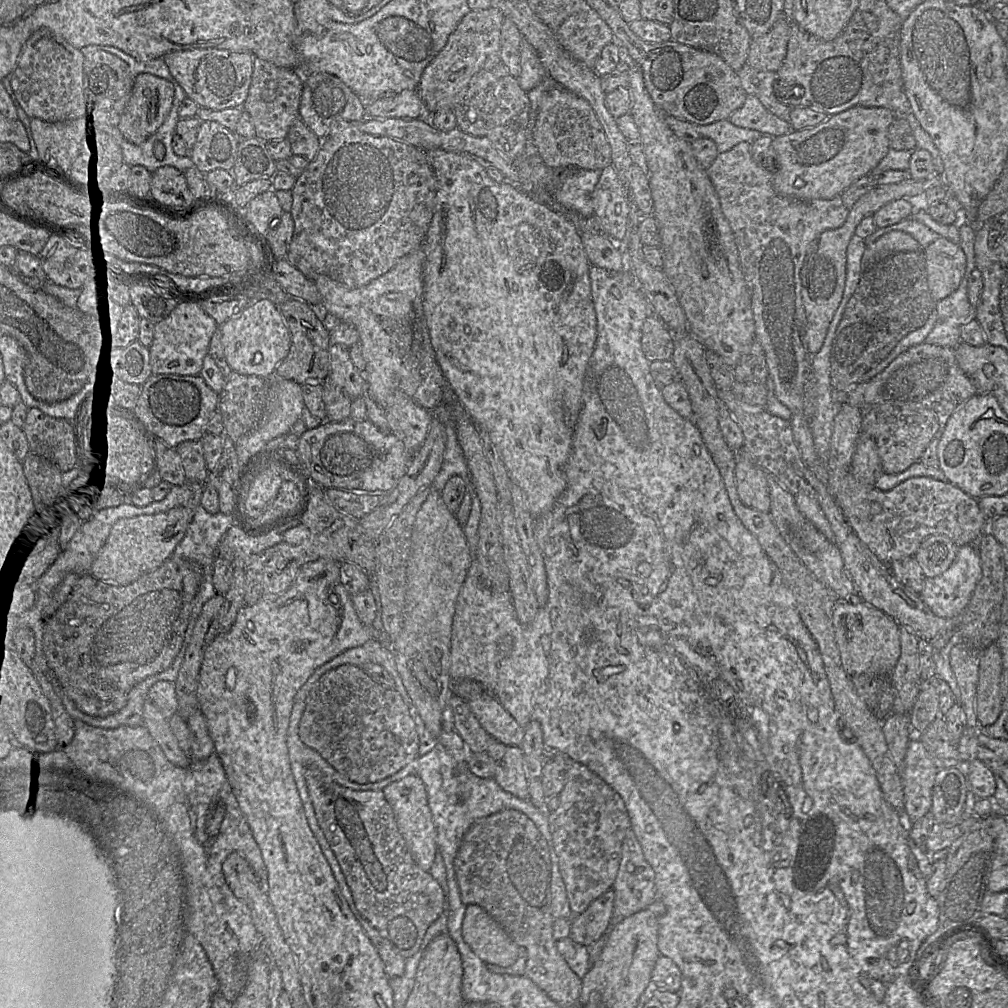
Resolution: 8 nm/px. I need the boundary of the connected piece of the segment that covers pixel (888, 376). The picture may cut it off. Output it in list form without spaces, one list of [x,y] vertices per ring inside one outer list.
[[[920,343],[900,353],[882,372],[868,381],[861,381],[849,389],[842,403],[859,409],[894,402],[920,403],[936,417],[938,429],[922,453],[919,462],[929,468],[939,467],[937,445],[951,414],[976,394],[970,378],[959,368],[954,348]]]

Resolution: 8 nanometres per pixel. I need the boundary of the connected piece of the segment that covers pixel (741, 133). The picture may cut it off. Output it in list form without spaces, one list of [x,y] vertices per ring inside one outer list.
[[[729,119],[708,125],[697,125],[697,131],[702,136],[701,138],[713,140],[720,154],[729,151],[741,142],[753,143],[764,135],[756,130],[737,127]]]

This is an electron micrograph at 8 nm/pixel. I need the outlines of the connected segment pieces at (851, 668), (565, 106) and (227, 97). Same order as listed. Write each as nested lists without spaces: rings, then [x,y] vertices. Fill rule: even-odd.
[[[838,599],[833,609],[832,620],[841,663],[848,676],[890,675],[900,655],[900,625],[897,621],[860,599]]]
[[[561,86],[542,96],[532,143],[536,154],[554,171],[569,167],[602,170],[612,164],[611,146],[593,108],[585,99]]]
[[[216,48],[174,51],[162,59],[186,96],[201,108],[221,111],[241,108],[247,99],[252,81],[254,56]]]

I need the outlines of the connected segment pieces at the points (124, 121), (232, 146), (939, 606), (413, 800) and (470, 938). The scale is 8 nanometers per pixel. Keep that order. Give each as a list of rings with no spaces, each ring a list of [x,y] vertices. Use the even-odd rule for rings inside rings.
[[[149,73],[138,74],[130,101],[121,116],[118,129],[132,144],[140,145],[153,135],[169,115],[174,101],[174,86],[171,82]]]
[[[215,121],[201,123],[197,140],[190,151],[195,167],[204,175],[216,169],[232,171],[240,143],[235,132]]]
[[[977,543],[958,547],[954,561],[945,572],[925,579],[920,597],[932,613],[938,617],[952,618],[961,615],[981,576],[982,569]]]
[[[414,775],[393,782],[382,790],[385,799],[391,806],[398,830],[406,842],[416,864],[424,871],[429,871],[437,852],[436,830],[428,806],[427,792],[422,780]]]
[[[467,905],[462,934],[473,953],[484,963],[508,967],[519,957],[520,947],[479,905]]]

